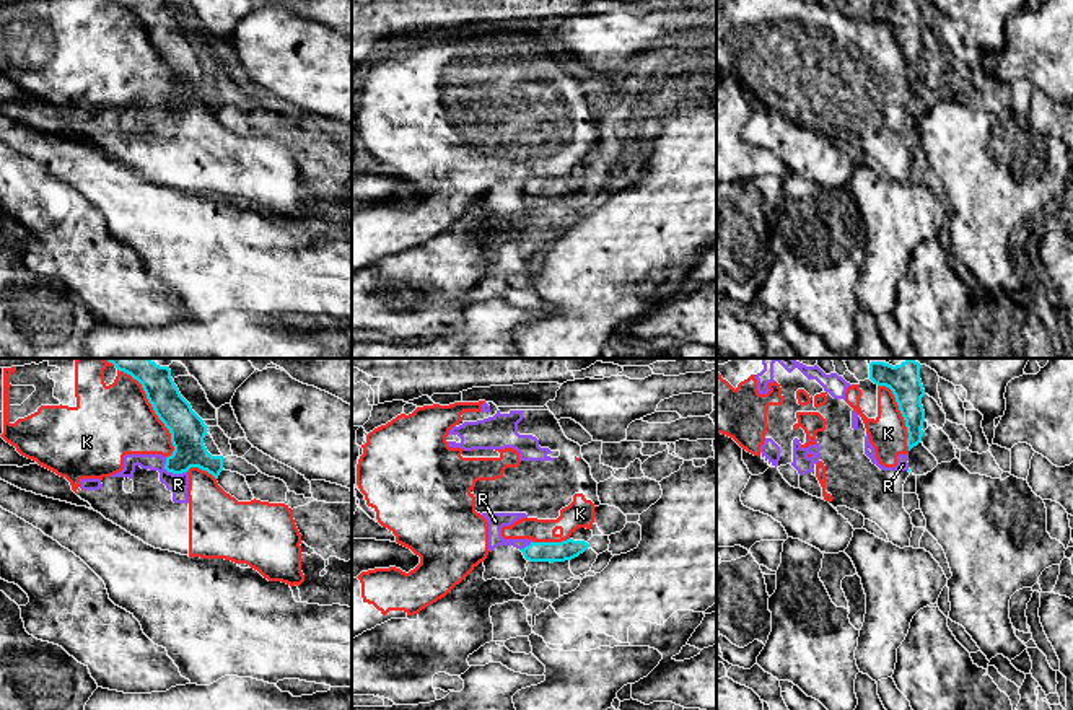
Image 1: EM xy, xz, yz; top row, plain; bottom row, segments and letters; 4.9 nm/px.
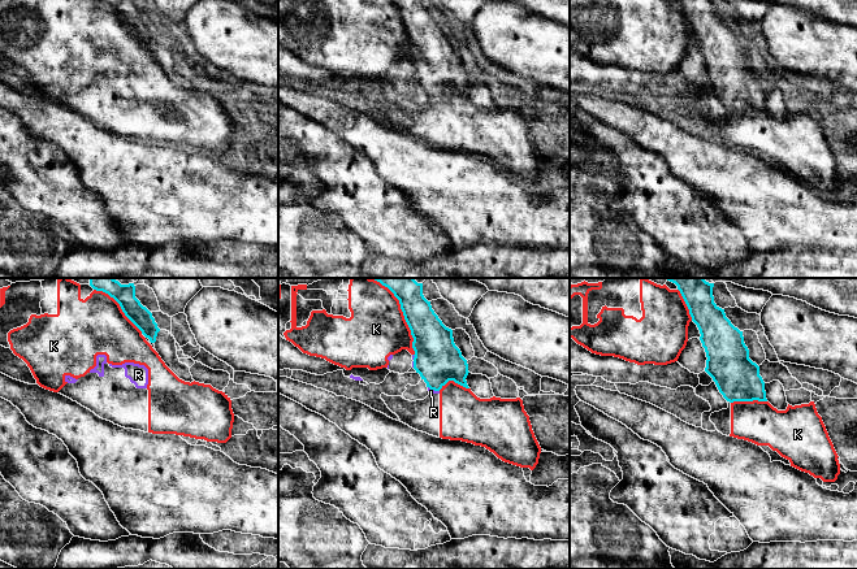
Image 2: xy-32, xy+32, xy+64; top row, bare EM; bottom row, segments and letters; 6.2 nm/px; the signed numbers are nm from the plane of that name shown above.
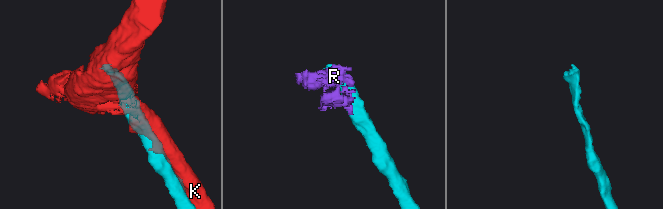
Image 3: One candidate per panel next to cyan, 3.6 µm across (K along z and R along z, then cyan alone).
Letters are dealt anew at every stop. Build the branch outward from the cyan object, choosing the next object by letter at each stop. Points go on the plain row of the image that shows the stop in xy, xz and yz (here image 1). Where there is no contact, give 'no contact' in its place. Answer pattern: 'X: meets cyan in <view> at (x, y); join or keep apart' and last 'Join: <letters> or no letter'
K: meets cyan in xy at (153, 44); keep apart
R: meets cyan in xy at (171, 106); keep apart
Join: no letter

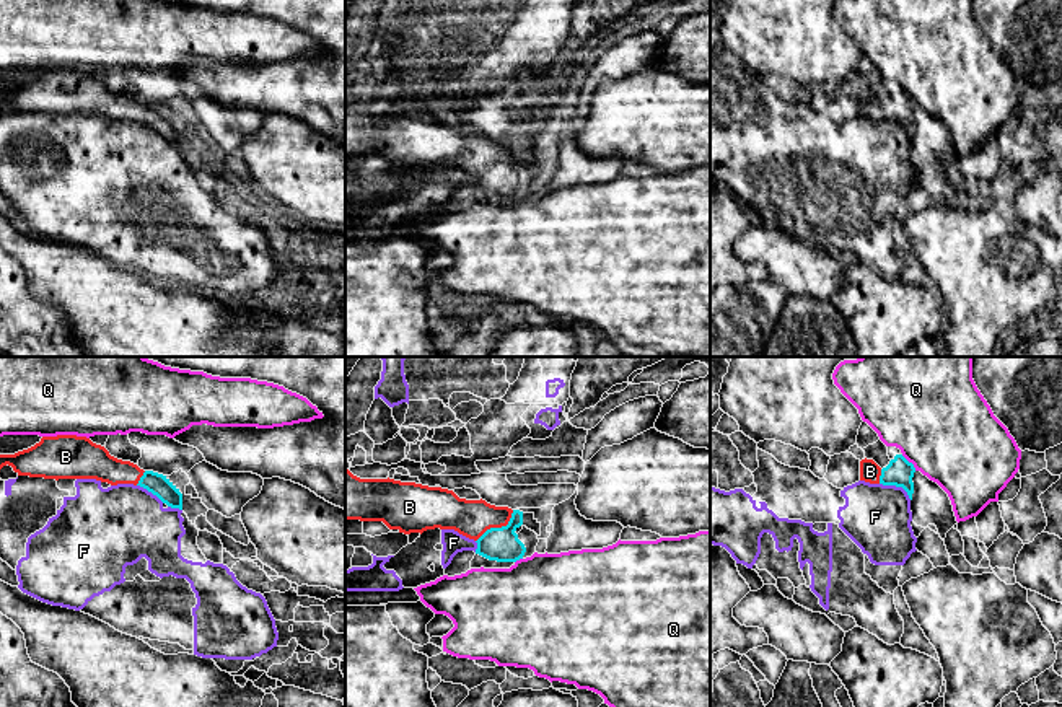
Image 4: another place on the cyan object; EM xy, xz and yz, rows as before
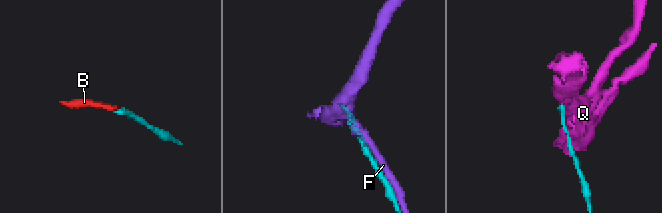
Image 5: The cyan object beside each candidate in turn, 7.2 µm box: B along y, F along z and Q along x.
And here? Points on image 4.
B: meets cyan in xz at (497, 163); join
F: meets cyan in yz at (896, 121); keep apart
Q: meets cyan in yz at (908, 96); keep apart
Join: B

